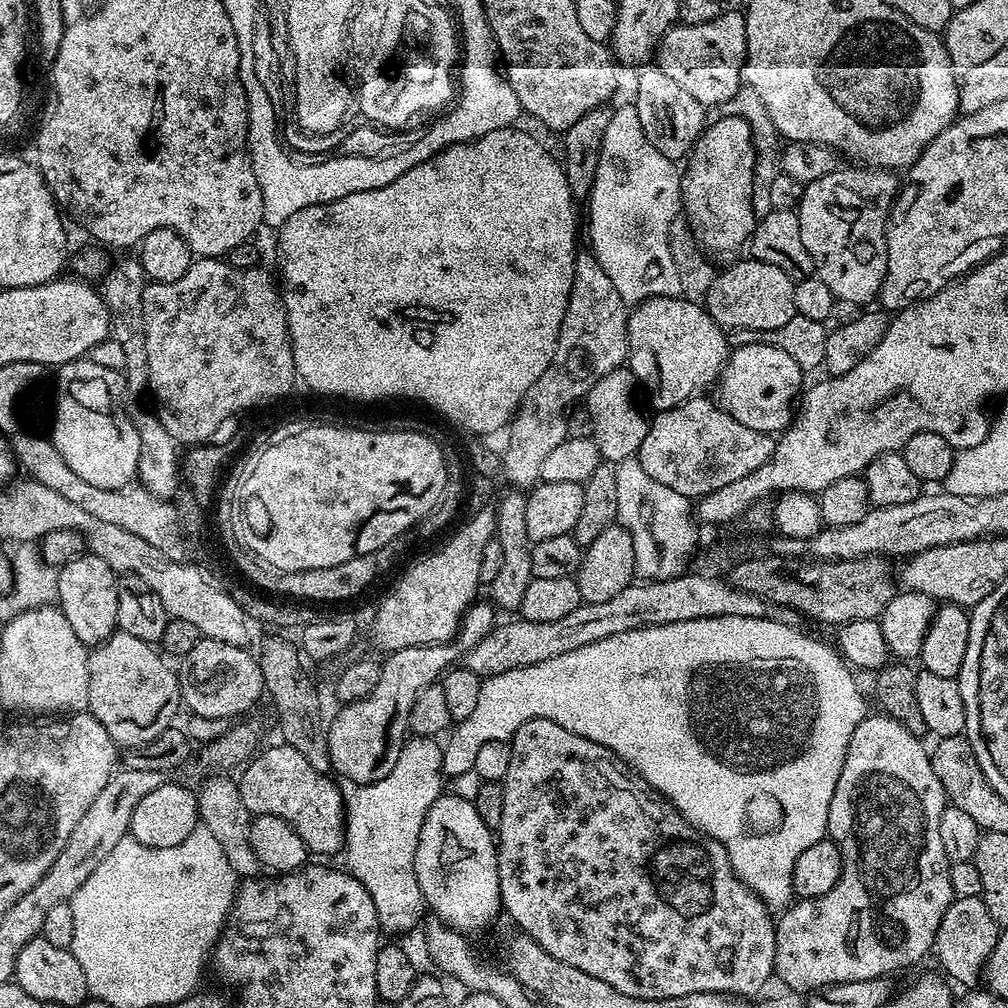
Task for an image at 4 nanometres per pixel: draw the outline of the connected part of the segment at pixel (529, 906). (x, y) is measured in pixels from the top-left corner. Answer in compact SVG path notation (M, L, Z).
M528 720L513 734L510 743L510 770L506 770L502 781L504 797L498 829L498 874L503 911L506 916L508 912L521 933L542 946L546 954L570 966L578 966L578 970L594 974L594 978L602 978L602 982L614 986L614 990L630 994L630 998L661 1000L699 992L726 992L729 996L749 998L763 990L764 983L768 979L771 981L774 976L776 926L773 913L763 900L750 895L731 870L725 871L724 904L716 908L716 896L712 893L712 860L704 849L705 841L677 808L672 807L663 796L645 787L631 771L625 770L621 761L606 746L566 730L566 726L558 726L558 722Z

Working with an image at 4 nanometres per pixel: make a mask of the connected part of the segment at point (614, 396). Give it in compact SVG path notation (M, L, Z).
M621 366L598 378L586 397L586 407L592 419L591 439L595 440L601 457L608 462L633 459L640 451L642 438L646 438L649 421L643 420L632 405L632 384L631 371Z

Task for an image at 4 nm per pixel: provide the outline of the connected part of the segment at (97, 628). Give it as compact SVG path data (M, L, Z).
M83 554L76 556L73 560L63 565L59 569L59 599L62 603L62 611L71 625L74 626L75 633L86 646L99 646L112 637L117 631L120 623L119 618L119 598L120 586L118 583L118 573L111 568L101 556L95 554Z

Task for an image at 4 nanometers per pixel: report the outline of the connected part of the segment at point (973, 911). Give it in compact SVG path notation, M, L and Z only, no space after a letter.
M961 896L953 899L952 905L946 910L946 914L942 914L942 922L938 926L938 934L936 935L936 943L934 945L934 956L940 959L943 975L949 981L957 980L960 984L972 984L968 986L976 986L981 983L982 977L985 975L988 967L988 959L994 950L994 946L998 942L1002 928L997 924L996 919L990 914L990 910L986 910L983 899L980 896L974 898L962 898Z

